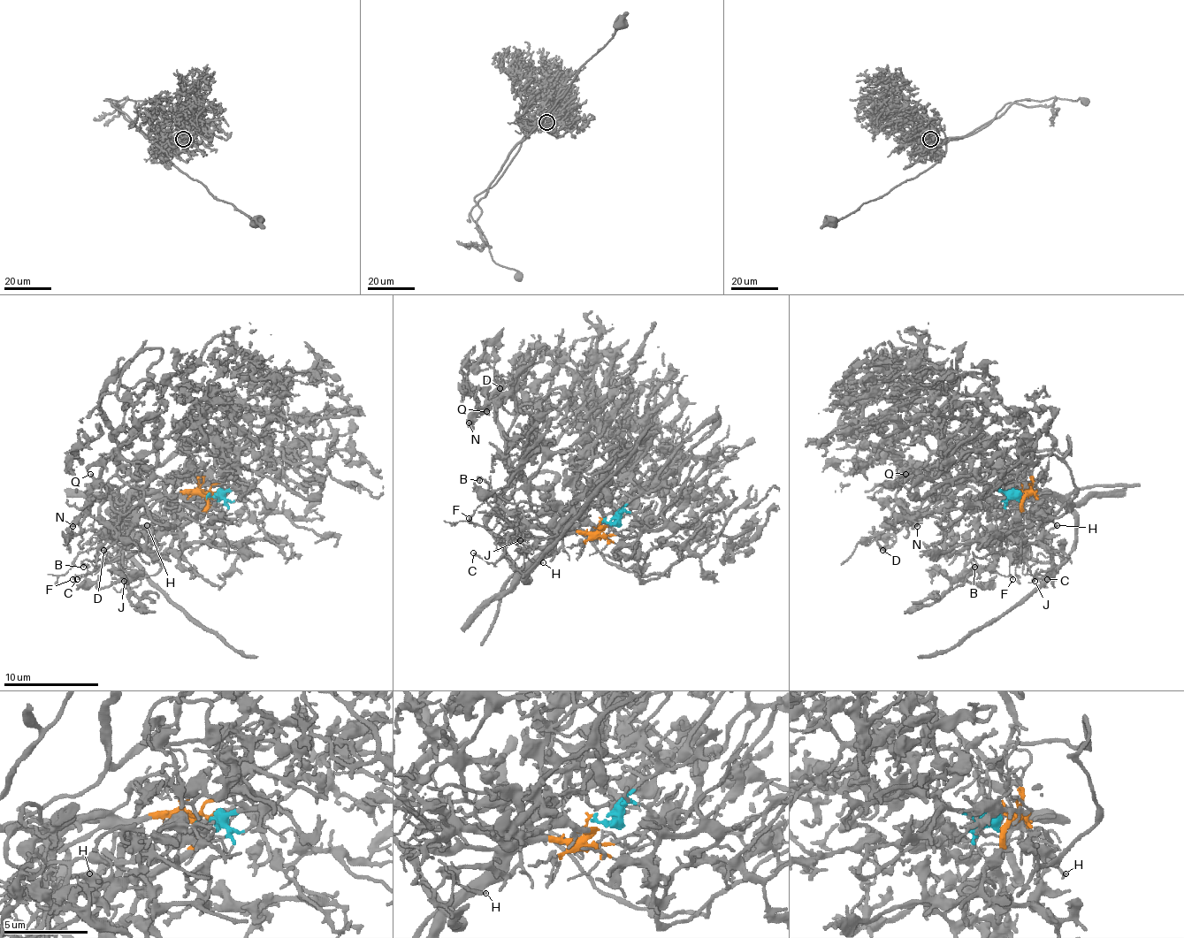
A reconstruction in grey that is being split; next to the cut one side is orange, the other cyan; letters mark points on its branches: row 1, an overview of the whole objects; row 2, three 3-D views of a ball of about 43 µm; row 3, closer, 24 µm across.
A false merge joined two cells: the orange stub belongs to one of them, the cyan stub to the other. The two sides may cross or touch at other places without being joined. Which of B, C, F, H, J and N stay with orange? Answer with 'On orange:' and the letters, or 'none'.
On orange: B, C, F, H, J

